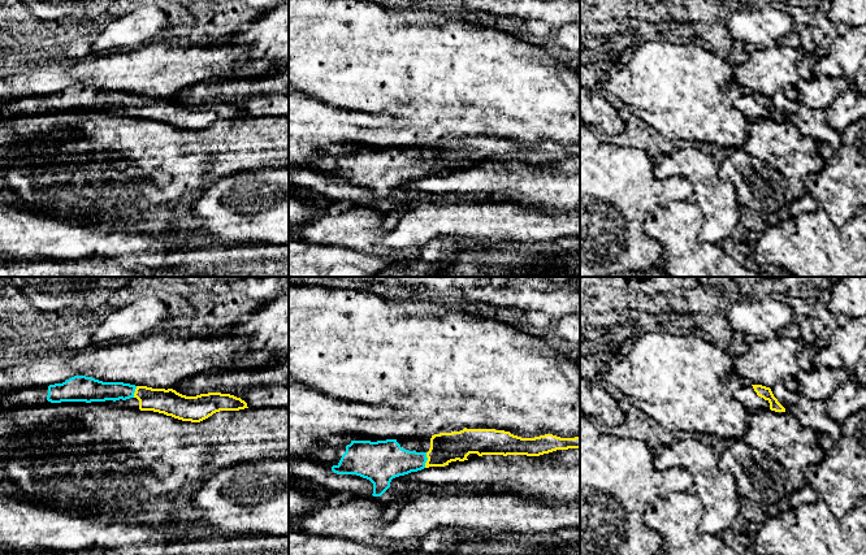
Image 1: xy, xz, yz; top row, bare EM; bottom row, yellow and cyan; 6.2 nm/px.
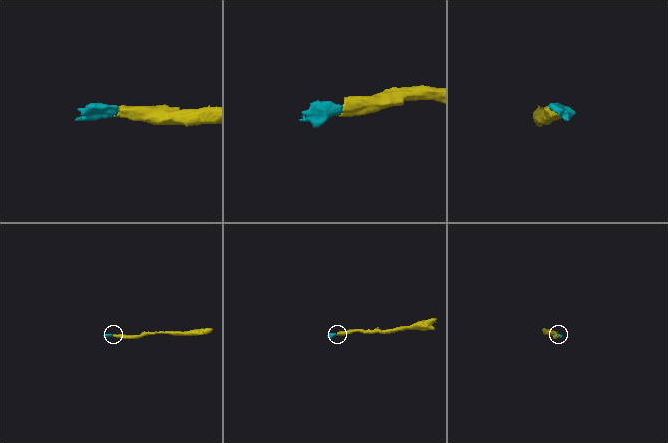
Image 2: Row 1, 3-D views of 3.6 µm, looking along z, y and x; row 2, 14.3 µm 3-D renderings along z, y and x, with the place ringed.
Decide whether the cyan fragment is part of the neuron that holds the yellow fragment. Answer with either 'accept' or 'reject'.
accept

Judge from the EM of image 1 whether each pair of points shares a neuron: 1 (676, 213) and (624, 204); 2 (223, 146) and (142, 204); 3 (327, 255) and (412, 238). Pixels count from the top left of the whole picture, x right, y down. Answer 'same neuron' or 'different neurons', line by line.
1: different neurons
2: same neuron
3: different neurons

